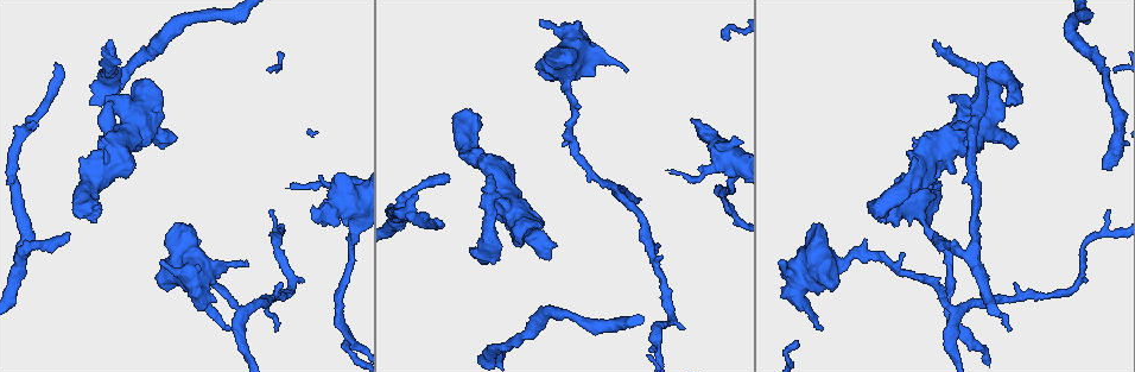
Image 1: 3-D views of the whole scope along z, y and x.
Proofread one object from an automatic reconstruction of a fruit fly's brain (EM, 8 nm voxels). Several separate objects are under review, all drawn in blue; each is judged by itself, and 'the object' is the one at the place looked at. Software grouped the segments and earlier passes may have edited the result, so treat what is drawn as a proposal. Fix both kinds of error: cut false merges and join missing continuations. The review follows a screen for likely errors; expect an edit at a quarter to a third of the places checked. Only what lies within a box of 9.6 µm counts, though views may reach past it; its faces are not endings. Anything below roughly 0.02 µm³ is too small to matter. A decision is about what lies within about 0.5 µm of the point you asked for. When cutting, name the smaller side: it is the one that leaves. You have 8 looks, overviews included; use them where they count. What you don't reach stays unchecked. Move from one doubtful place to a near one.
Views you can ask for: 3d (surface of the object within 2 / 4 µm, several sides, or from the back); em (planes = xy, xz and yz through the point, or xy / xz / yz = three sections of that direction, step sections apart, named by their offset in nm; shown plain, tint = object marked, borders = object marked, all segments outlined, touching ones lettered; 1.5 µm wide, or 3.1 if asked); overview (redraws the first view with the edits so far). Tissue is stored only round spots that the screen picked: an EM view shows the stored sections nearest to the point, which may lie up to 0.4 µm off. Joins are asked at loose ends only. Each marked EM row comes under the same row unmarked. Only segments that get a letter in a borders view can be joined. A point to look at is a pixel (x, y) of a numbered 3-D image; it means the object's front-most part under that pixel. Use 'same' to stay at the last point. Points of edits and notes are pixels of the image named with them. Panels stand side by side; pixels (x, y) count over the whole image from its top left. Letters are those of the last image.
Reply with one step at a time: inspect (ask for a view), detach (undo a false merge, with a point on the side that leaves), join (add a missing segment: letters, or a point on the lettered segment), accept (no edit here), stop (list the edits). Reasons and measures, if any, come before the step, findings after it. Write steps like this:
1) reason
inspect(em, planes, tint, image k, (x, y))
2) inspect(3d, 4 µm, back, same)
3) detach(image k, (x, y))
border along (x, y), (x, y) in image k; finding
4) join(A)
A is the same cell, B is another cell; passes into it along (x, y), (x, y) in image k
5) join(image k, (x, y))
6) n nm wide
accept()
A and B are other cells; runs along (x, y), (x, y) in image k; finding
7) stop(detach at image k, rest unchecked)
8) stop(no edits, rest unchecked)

an open end
inspect(em, yz, step 4, tint, image 1, (1108, 169))

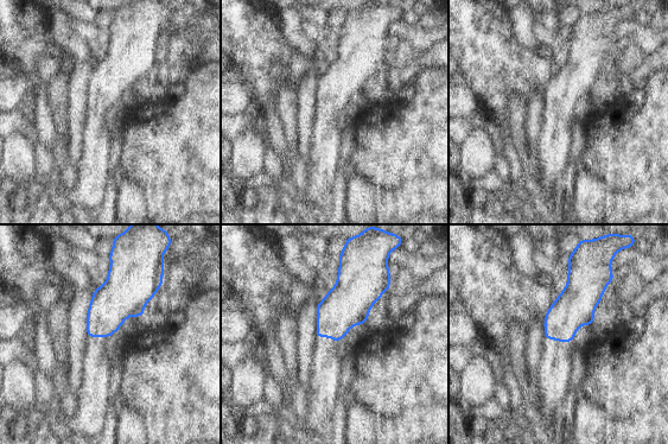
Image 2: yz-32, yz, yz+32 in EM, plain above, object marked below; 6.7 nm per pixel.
inspect(em, planes, borders, same)

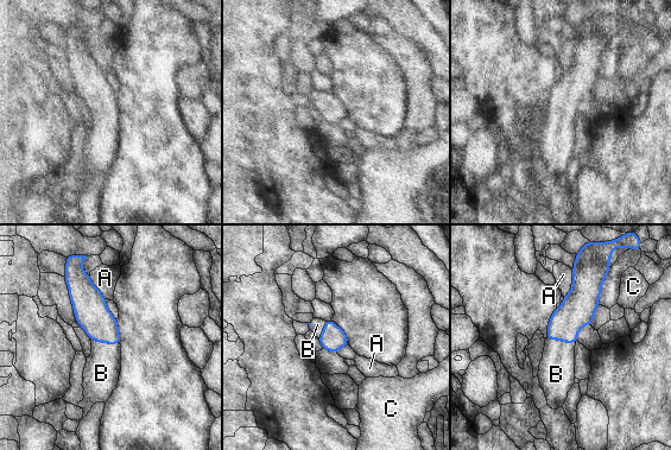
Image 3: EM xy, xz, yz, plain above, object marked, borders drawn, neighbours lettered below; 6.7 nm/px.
170 nm wide
join(B)
B is the same cell, A and C are other cells; passes into it along (577, 309), (561, 340), (556, 374) in image 3; the cell continues

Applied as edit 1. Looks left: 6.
thick end
inspect(em, planes, tint, image 1, (97, 211))

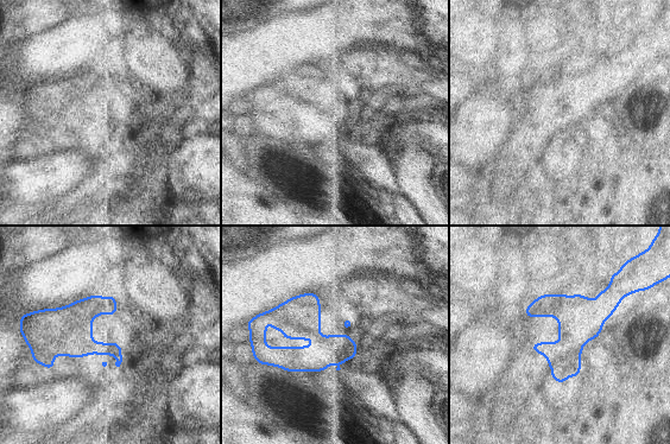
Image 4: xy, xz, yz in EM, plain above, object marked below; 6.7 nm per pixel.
inspect(em, planes, borders, same)

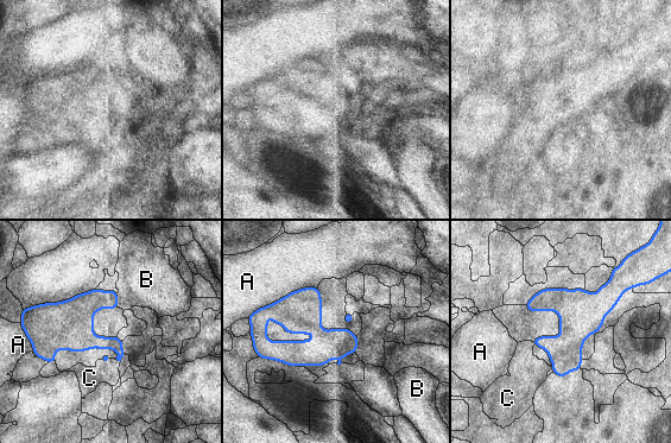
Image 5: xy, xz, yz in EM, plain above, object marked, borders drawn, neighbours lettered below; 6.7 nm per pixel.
A touches over 380 nm
join(C)
C is the same cell, A and B are other cells; the cell continues

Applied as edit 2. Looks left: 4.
thin end
inspect(3d, 2 µm, image 1, (1008, 331))

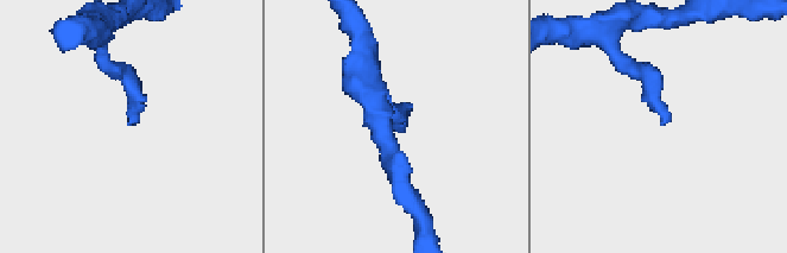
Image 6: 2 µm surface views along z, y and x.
inspect(em, yz, step 8, tint, image 6, (130, 124))

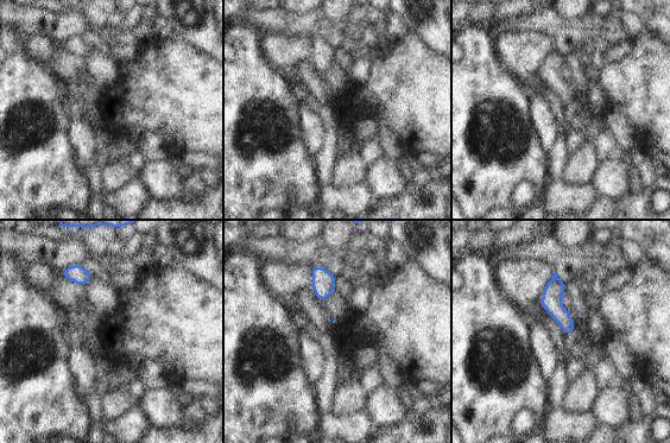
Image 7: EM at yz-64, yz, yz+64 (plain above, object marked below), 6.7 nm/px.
inspect(em, planes, borders, same)

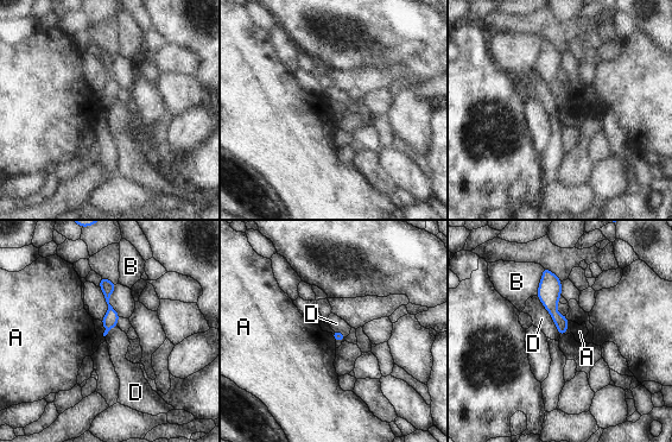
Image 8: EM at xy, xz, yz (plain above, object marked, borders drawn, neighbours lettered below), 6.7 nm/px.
accept()
A, B and D are other cells; border along (569, 321), (564, 334) in image 8; none of them fits

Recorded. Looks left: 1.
stop(join at image 3, join at image 5, rest unchecked)

